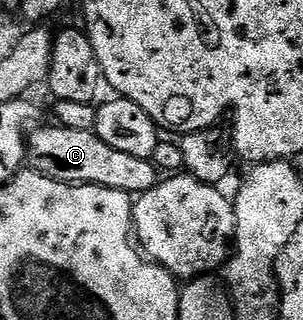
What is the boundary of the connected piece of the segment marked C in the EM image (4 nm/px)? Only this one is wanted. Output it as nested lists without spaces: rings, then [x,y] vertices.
[[[58,124],[50,125],[51,126],[40,125],[38,128],[35,128],[40,128],[40,130],[35,130],[33,132],[30,131],[29,137],[27,139],[27,158],[29,159],[30,165],[36,172],[43,174],[46,178],[52,178],[53,180],[57,180],[58,182],[74,182],[76,186],[104,186],[105,188],[117,188],[121,192],[125,192],[126,194],[132,196],[138,196],[140,194],[144,194],[145,192],[149,192],[153,187],[156,186],[156,184],[158,184],[158,182],[160,182],[160,171],[156,169],[156,166],[152,162],[152,159],[138,158],[137,156],[128,156],[127,153],[121,152],[119,149],[113,148],[109,144],[105,144],[105,140],[101,140],[98,136],[96,136],[94,130],[86,130],[85,132],[81,132],[77,128],[65,128],[64,126],[60,126]]]

